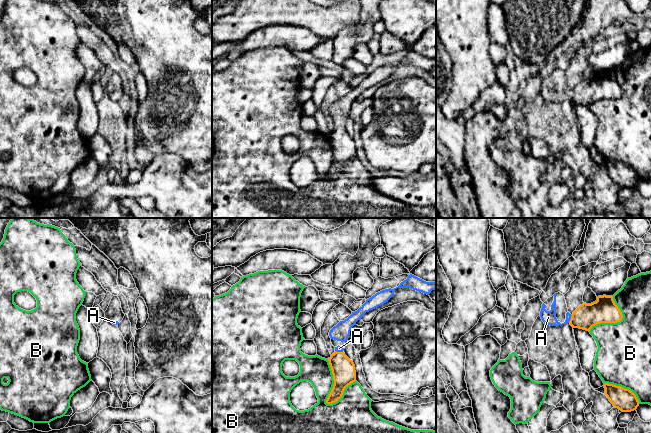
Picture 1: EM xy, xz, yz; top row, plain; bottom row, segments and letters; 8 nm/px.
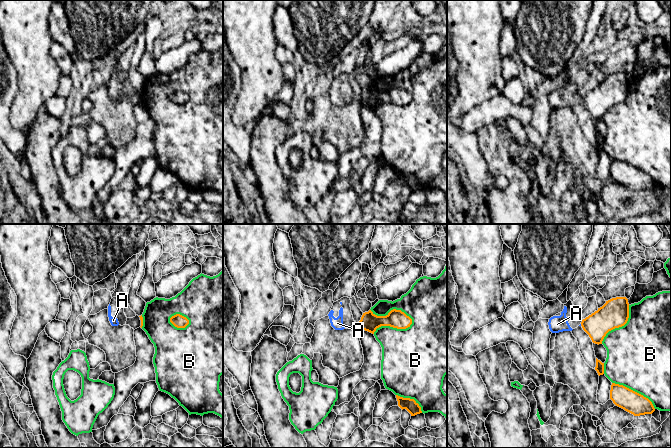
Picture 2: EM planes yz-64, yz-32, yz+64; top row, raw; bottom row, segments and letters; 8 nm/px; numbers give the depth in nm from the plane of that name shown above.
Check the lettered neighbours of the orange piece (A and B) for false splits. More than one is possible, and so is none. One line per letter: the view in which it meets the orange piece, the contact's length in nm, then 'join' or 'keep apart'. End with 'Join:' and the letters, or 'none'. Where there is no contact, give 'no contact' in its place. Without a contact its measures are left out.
A: yz | 70 nm | join
B: xz | 360 nm | keep apart
Join: A

